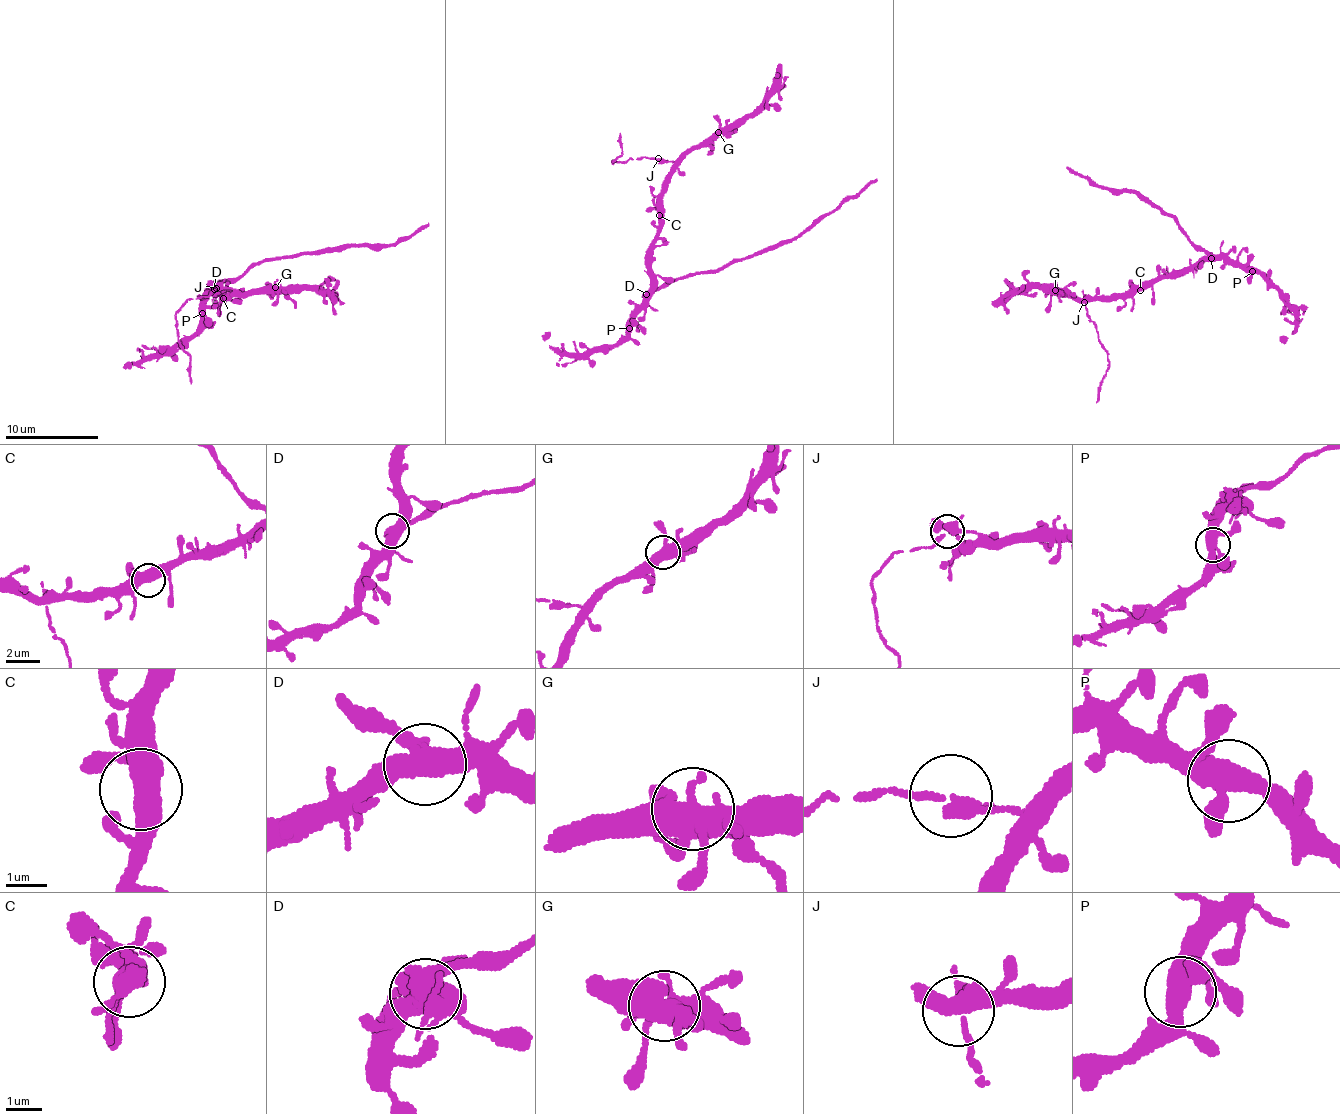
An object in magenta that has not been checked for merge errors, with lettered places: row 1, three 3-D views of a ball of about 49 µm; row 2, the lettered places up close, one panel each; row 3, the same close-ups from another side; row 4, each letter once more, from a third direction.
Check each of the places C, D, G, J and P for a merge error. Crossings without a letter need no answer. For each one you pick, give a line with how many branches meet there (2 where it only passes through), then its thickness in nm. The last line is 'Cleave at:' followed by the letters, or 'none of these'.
D: 3 branches meet; 500 nm thick
J: 2 branches meet; 320 nm thick
Cleave at: D, J

